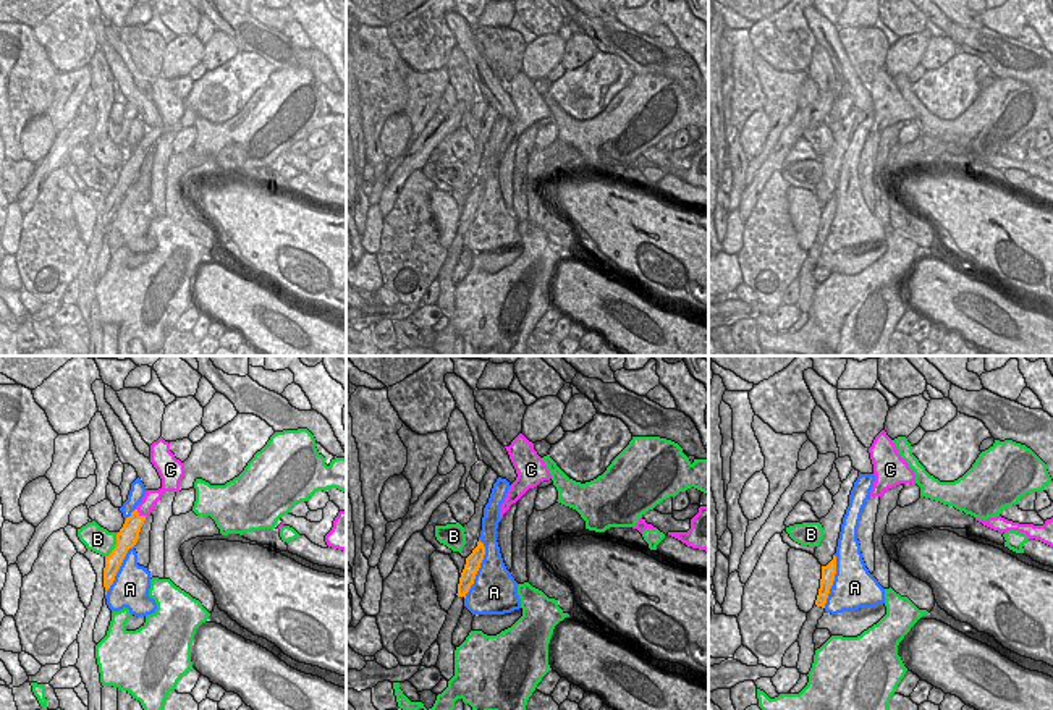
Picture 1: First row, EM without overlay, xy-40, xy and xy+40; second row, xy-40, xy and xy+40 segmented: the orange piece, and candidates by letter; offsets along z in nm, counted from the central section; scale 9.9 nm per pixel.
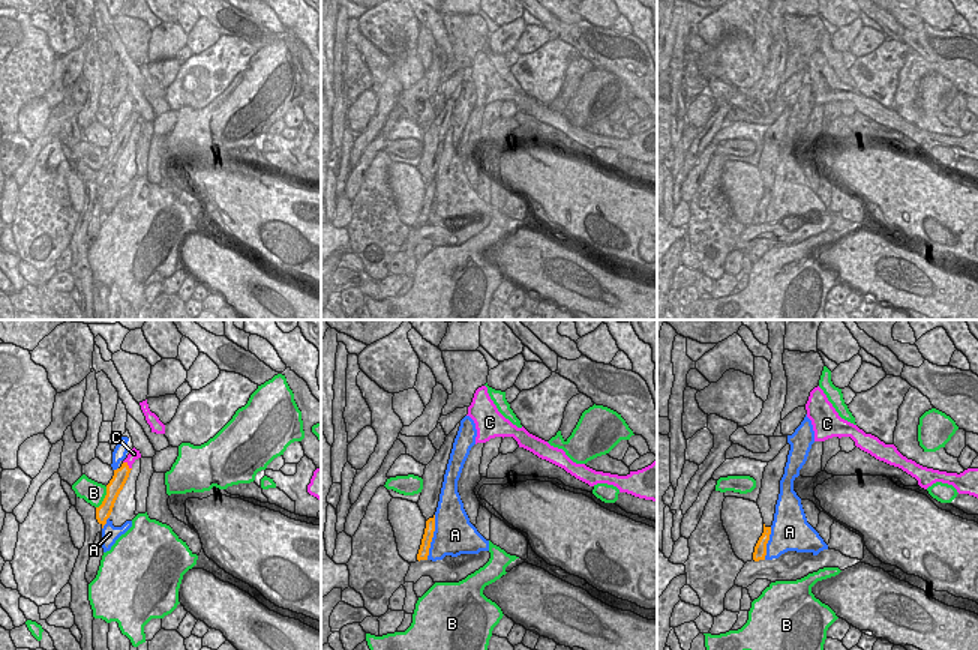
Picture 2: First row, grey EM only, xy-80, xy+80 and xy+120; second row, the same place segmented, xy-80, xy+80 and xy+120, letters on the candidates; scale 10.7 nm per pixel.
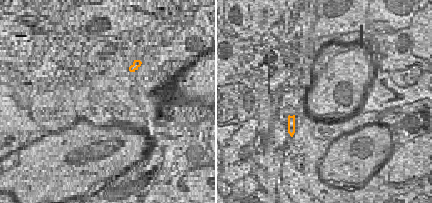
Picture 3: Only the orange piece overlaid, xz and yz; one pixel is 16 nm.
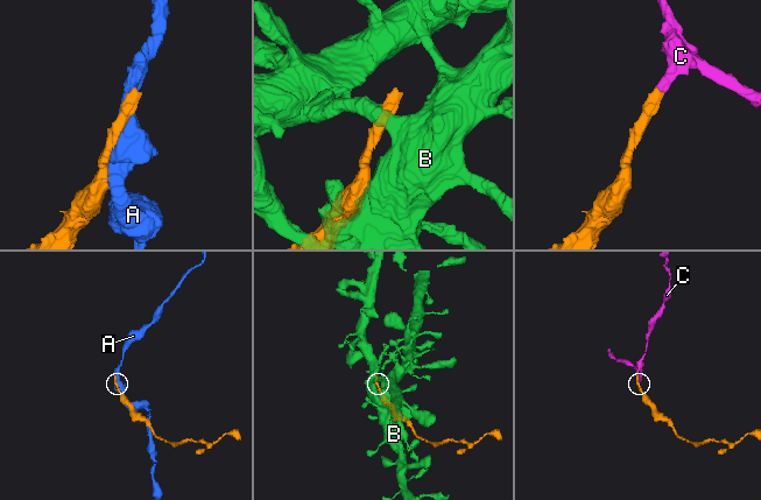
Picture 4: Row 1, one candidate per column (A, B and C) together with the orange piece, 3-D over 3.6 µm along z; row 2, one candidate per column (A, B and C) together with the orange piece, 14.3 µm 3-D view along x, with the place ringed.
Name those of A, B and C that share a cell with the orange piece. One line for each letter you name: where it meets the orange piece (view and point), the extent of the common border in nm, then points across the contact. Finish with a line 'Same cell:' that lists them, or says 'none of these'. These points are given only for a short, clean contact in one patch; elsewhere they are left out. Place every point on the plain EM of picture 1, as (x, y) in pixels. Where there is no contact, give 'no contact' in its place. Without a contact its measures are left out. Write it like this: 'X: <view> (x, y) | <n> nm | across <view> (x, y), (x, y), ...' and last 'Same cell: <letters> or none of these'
Same cell: none of these

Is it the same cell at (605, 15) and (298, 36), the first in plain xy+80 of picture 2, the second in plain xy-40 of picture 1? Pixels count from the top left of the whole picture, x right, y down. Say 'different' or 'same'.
different

